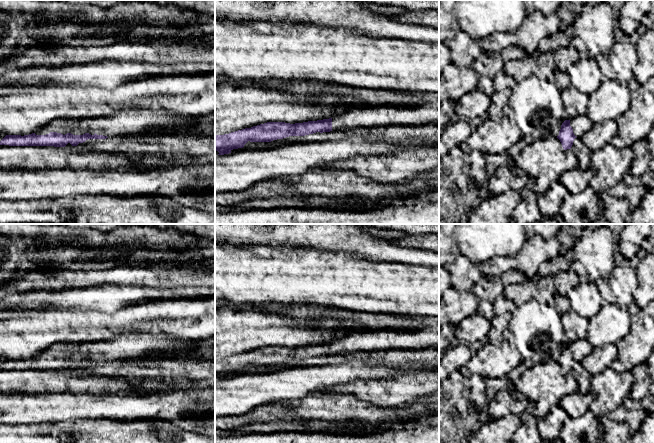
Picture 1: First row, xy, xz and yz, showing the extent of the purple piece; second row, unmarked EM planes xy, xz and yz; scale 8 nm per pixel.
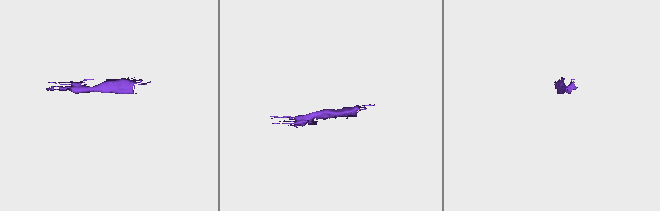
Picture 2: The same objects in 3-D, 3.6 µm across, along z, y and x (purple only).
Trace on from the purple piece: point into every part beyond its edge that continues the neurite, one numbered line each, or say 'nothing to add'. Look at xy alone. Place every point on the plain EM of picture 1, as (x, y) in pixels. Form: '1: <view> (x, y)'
1: xy (126, 348)

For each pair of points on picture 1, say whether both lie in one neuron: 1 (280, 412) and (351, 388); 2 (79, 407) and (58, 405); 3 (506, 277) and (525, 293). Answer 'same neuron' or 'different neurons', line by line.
1: different neurons
2: same neuron
3: different neurons

